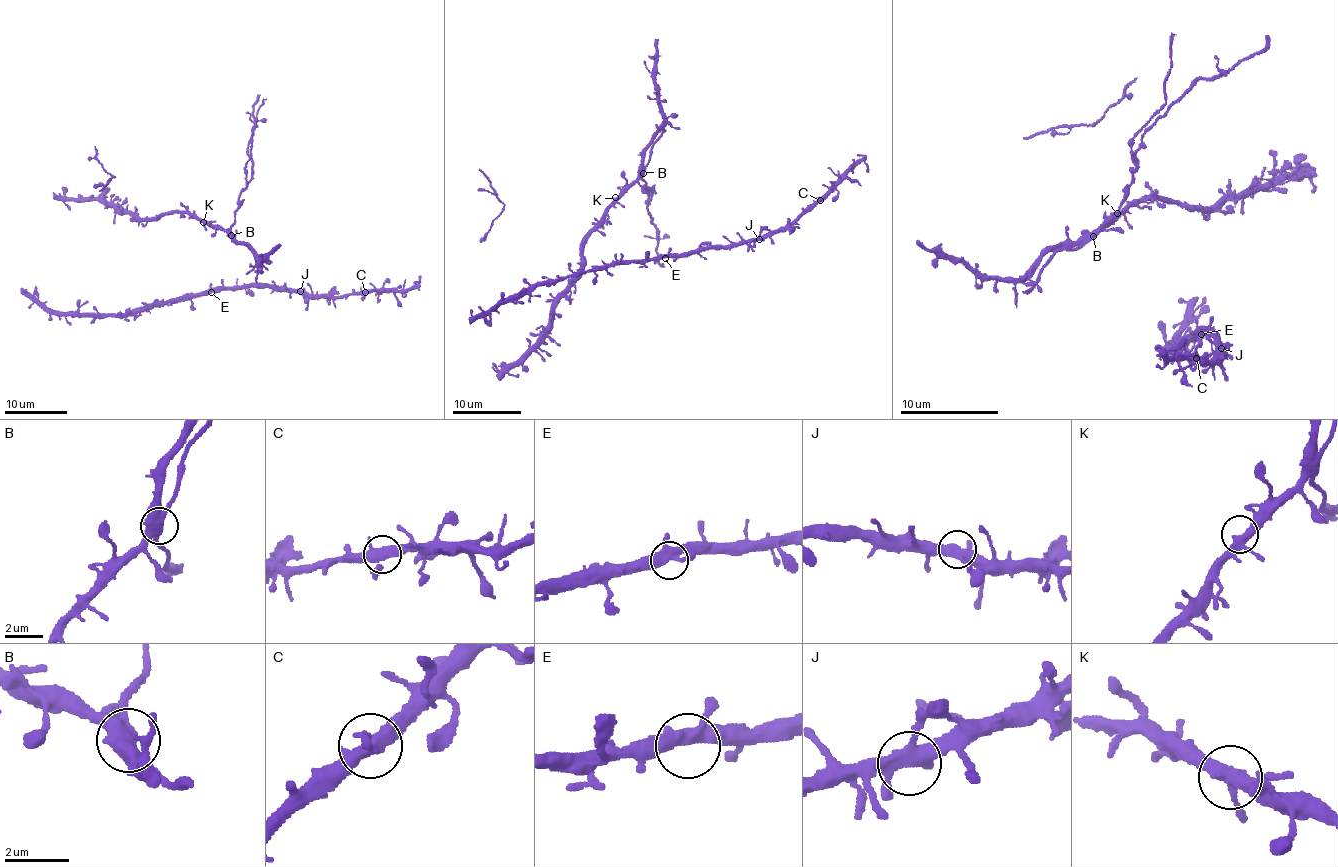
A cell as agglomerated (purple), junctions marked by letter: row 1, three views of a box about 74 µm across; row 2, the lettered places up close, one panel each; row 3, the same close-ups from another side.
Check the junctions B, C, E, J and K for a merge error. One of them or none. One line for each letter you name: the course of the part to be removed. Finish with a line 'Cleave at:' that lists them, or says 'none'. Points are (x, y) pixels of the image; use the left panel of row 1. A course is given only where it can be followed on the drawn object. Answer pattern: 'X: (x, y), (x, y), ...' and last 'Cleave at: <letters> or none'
B: (231, 235), (239, 193), (252, 177), (252, 162), (246, 151), (253, 127), (252, 106), (260, 95)
Cleave at: B

